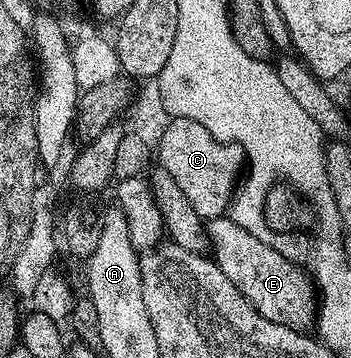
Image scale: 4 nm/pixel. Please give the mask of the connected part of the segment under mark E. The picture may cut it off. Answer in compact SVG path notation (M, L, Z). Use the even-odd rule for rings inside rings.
M230 215L214 216L205 225L210 240L209 252L221 274L241 290L257 311L287 328L307 330L310 324L312 327L317 316L317 292L313 284L311 289L310 282L306 280L308 277L298 263L287 260L271 246L265 246L261 238L253 238L253 234L237 226Z

